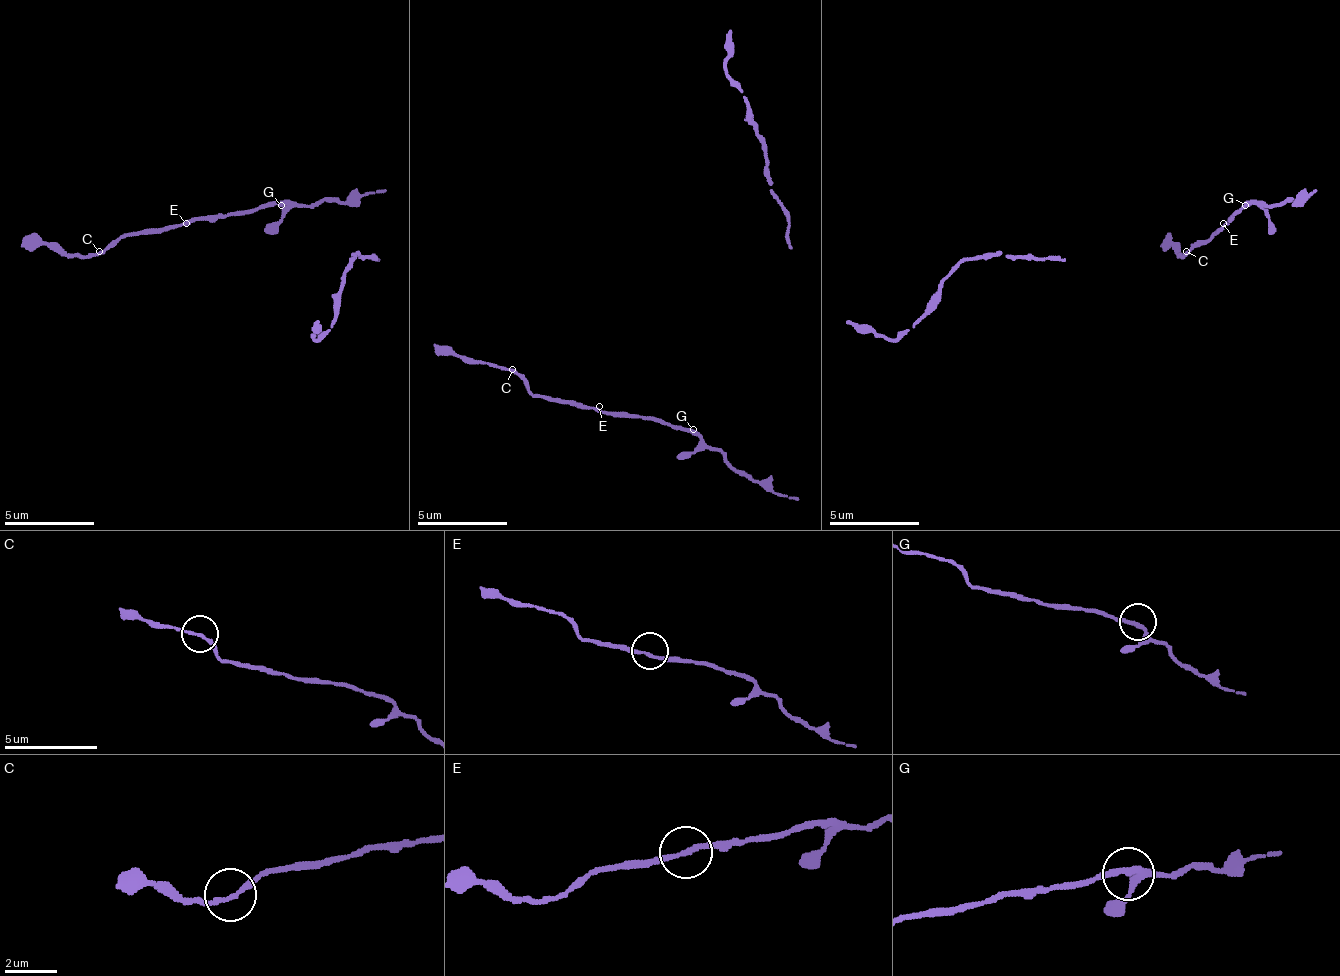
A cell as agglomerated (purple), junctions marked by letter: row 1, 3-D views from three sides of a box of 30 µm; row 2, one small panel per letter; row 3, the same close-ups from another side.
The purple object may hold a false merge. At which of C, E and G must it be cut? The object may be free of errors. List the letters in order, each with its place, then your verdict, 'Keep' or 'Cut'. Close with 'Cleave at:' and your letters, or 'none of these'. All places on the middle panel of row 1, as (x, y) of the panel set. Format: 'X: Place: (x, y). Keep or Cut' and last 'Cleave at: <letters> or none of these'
C: Place: (512, 369). Keep
E: Place: (599, 406). Keep
G: Place: (693, 429). Keep
Cleave at: none of these

